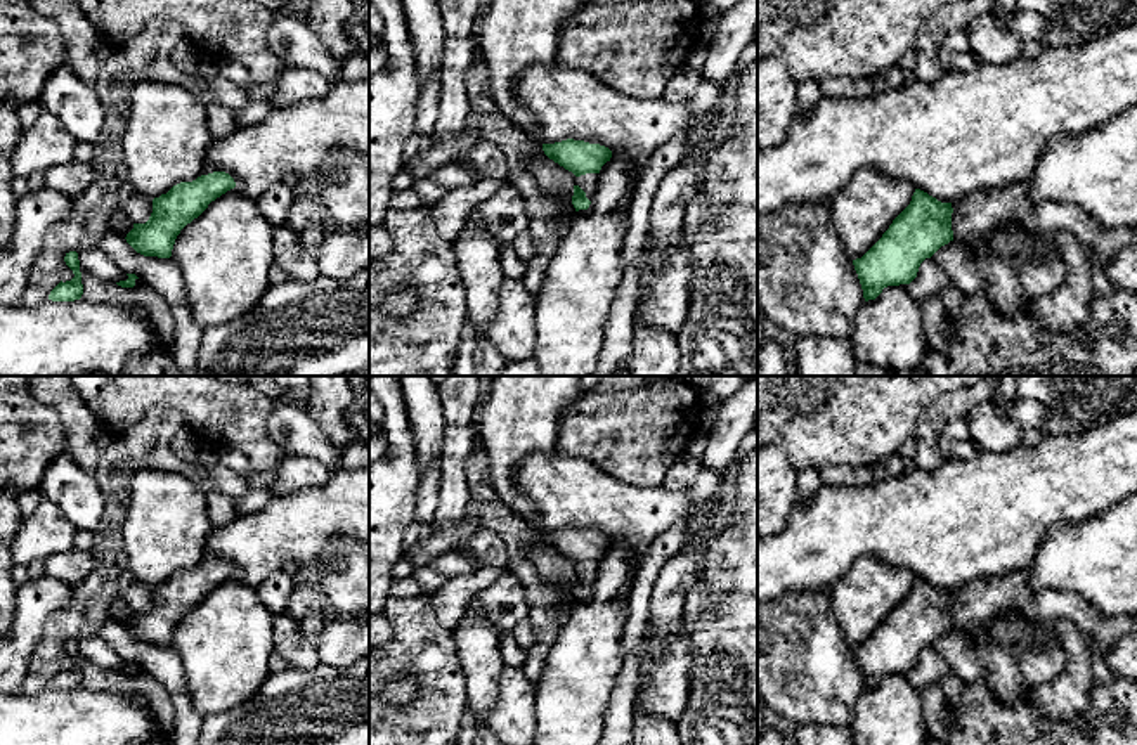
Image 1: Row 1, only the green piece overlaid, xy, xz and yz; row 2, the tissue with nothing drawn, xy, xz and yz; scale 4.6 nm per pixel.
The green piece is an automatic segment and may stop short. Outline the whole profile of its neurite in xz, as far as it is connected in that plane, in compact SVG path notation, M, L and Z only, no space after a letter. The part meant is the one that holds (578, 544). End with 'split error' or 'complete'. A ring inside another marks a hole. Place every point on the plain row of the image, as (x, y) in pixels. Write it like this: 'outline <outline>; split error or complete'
outline M567 527L543 532L544 542L575 563L572 593L577 601L589 601L601 554L610 549L612 539L600 532Z; split error

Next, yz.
outline M915 577L910 593L893 608L882 625L861 646L853 648L865 690L875 688L887 674L910 672L920 651L953 629L952 601L952 591L941 591Z; complete

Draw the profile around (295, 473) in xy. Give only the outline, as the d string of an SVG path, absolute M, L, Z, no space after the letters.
M284 452L281 464L272 471L269 490L274 497L279 497L319 489L328 483L331 473L333 471L315 457Z

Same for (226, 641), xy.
M234 575L180 619L170 646L184 664L196 710L203 716L232 710L270 676L274 615Z

